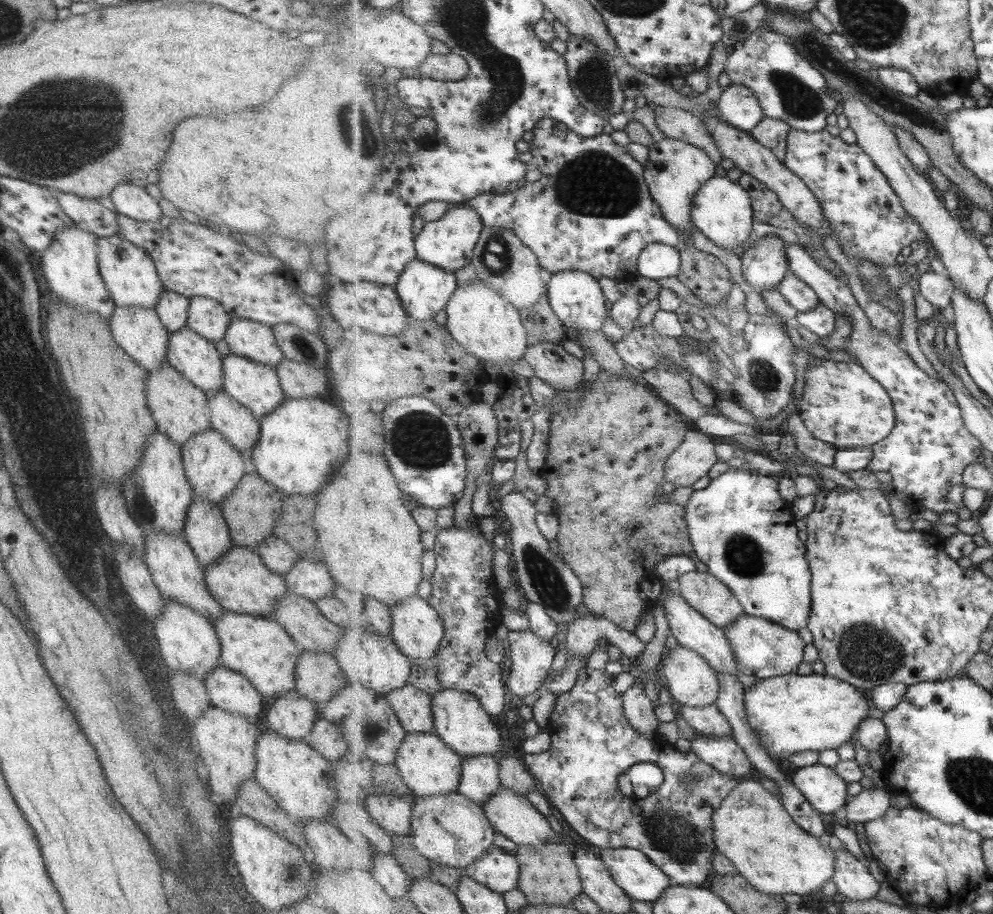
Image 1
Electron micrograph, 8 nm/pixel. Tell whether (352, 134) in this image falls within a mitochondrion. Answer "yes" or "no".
yes

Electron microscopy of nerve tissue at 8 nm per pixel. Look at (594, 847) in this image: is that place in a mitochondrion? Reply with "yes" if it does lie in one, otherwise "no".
no

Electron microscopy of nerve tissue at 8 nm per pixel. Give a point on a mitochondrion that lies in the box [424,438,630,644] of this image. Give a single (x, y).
(549, 585)

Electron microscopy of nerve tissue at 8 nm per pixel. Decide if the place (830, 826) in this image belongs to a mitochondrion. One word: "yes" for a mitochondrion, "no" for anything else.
no

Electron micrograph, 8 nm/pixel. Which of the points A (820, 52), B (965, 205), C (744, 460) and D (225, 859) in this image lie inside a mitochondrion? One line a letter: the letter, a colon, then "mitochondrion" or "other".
A: mitochondrion
B: other
C: other
D: other

